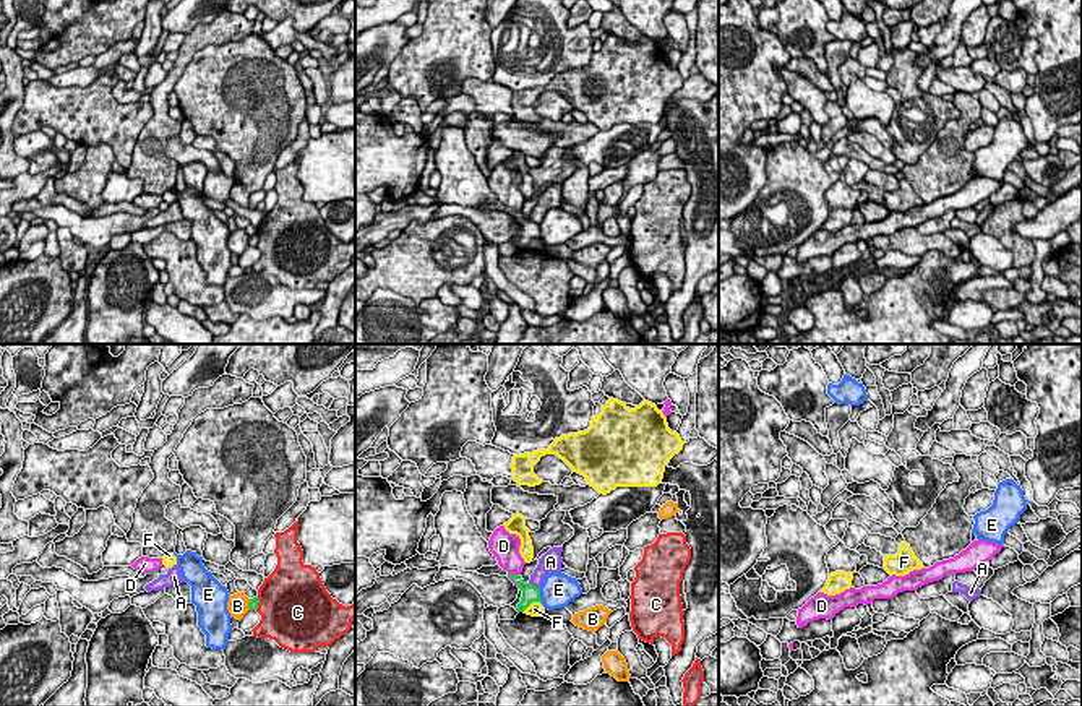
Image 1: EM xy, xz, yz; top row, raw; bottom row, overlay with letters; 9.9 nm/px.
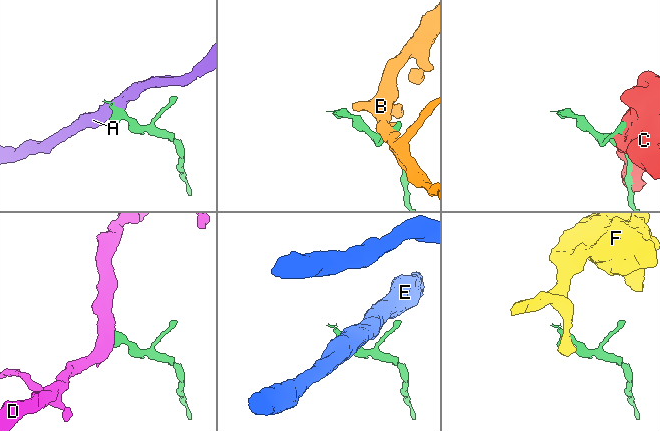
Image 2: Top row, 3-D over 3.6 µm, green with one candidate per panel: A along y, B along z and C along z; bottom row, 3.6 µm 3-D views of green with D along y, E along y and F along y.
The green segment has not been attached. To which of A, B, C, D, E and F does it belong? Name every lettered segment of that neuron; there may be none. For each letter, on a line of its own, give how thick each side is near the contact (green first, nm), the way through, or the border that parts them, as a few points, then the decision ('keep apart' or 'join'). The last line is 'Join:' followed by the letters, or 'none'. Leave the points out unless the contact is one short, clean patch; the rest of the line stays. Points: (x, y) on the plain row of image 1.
A: 160/170 nm | along xz (529, 219), (537, 224) | keep apart
B: 100/220 nm | keep apart
C: 100/480 nm | keep apart
D: 60/240 nm | along xz (508, 208), (518, 221) | keep apart
E: 160/340 nm | along xz (537, 224), (542, 239) | keep apart
F: 160/140 nm | along xz (540, 239), (531, 239), (523, 247) | keep apart
Join: none

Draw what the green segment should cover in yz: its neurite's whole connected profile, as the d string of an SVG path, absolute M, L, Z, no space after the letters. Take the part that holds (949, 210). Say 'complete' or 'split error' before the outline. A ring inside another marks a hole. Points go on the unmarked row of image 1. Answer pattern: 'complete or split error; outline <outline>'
split error; outline M949 209L939 217L928 219L917 226L917 230L921 235L946 232L947 229L952 229L952 219L955 217L955 211Z

